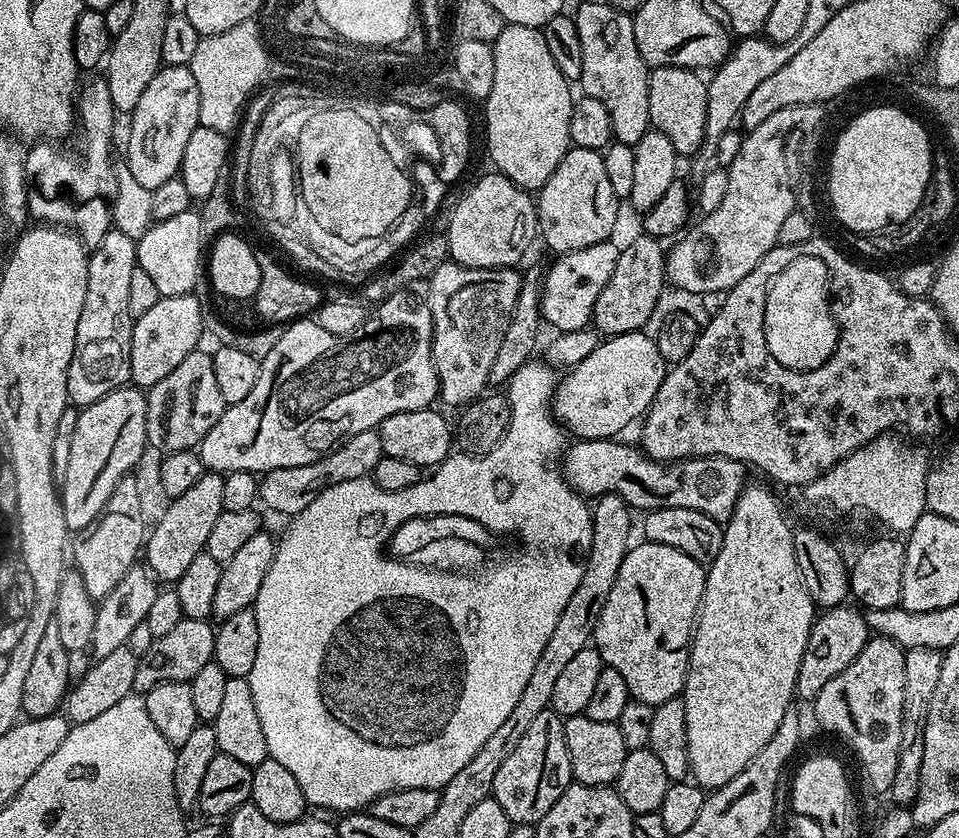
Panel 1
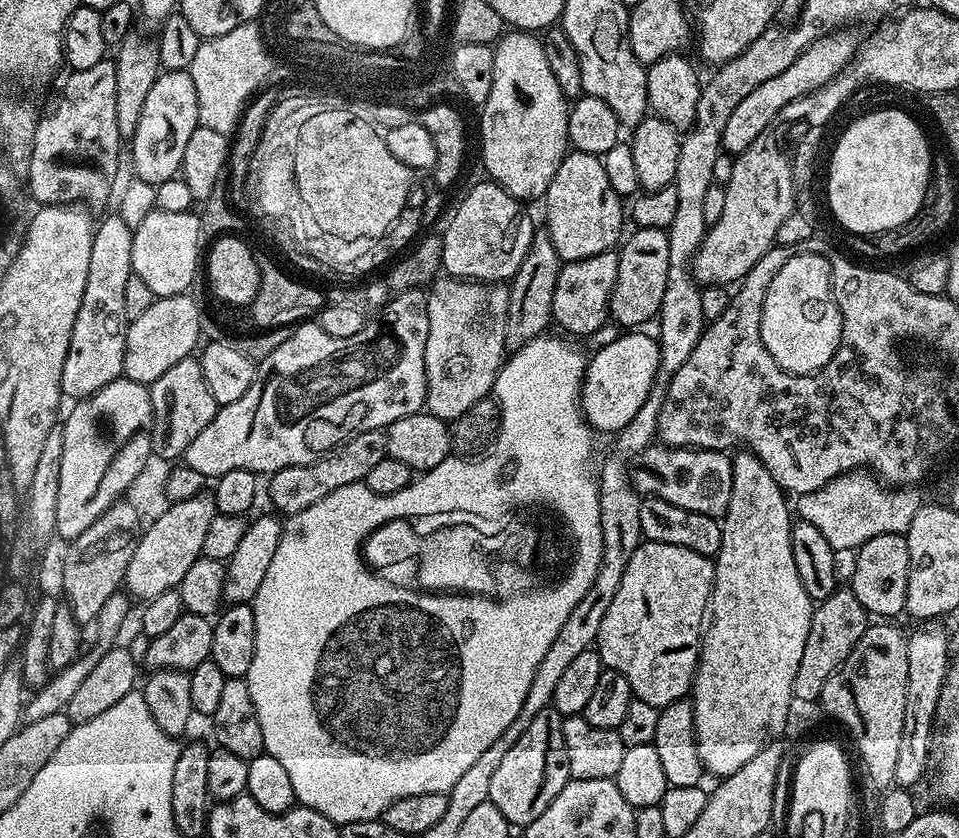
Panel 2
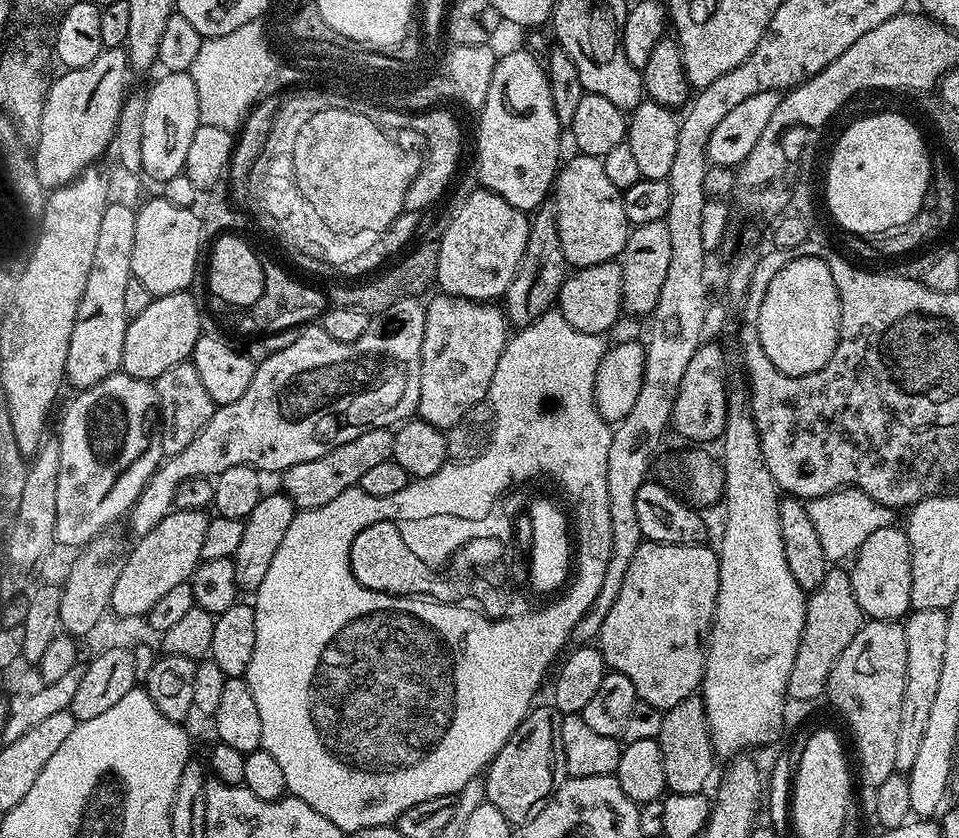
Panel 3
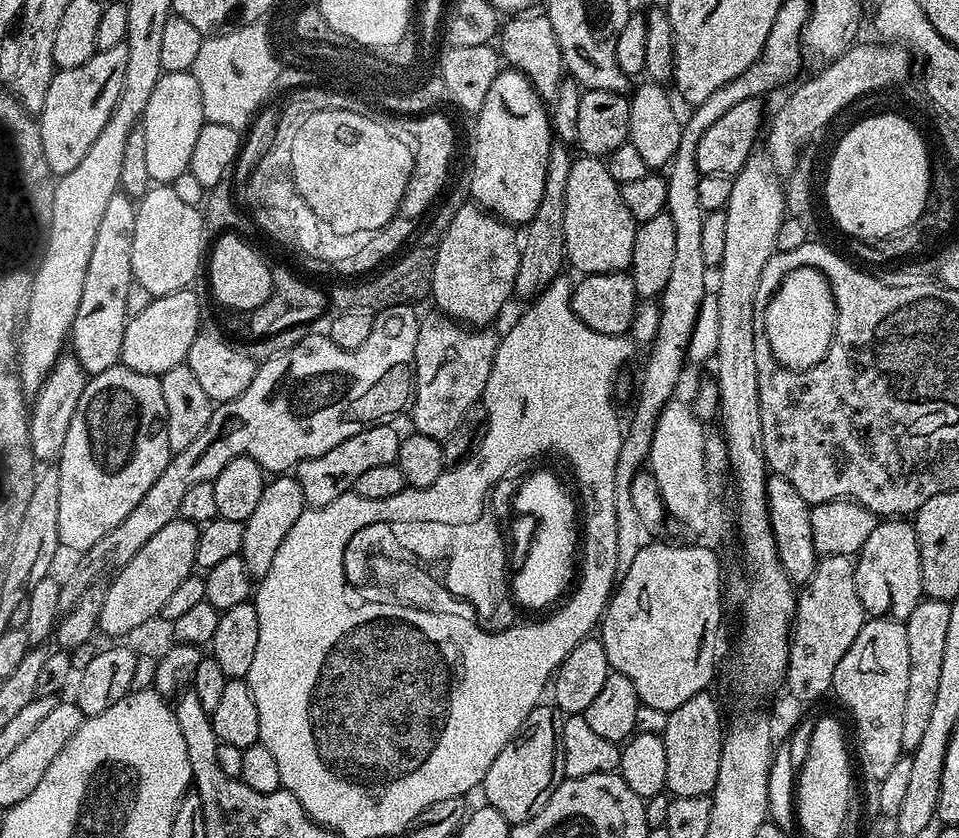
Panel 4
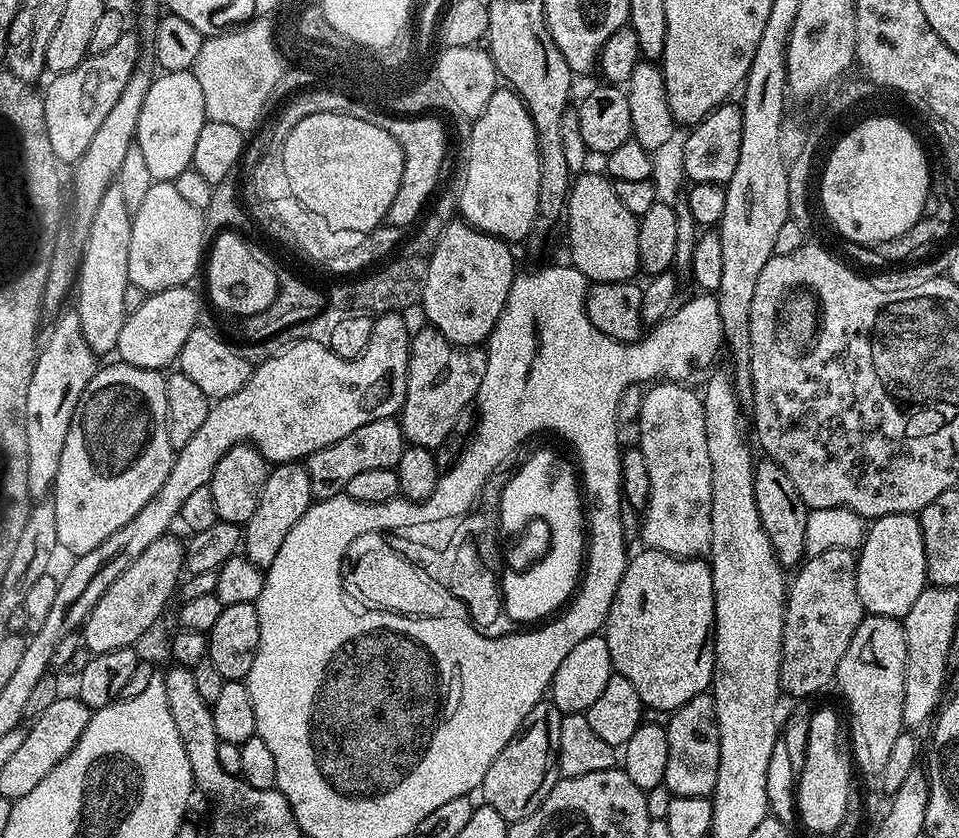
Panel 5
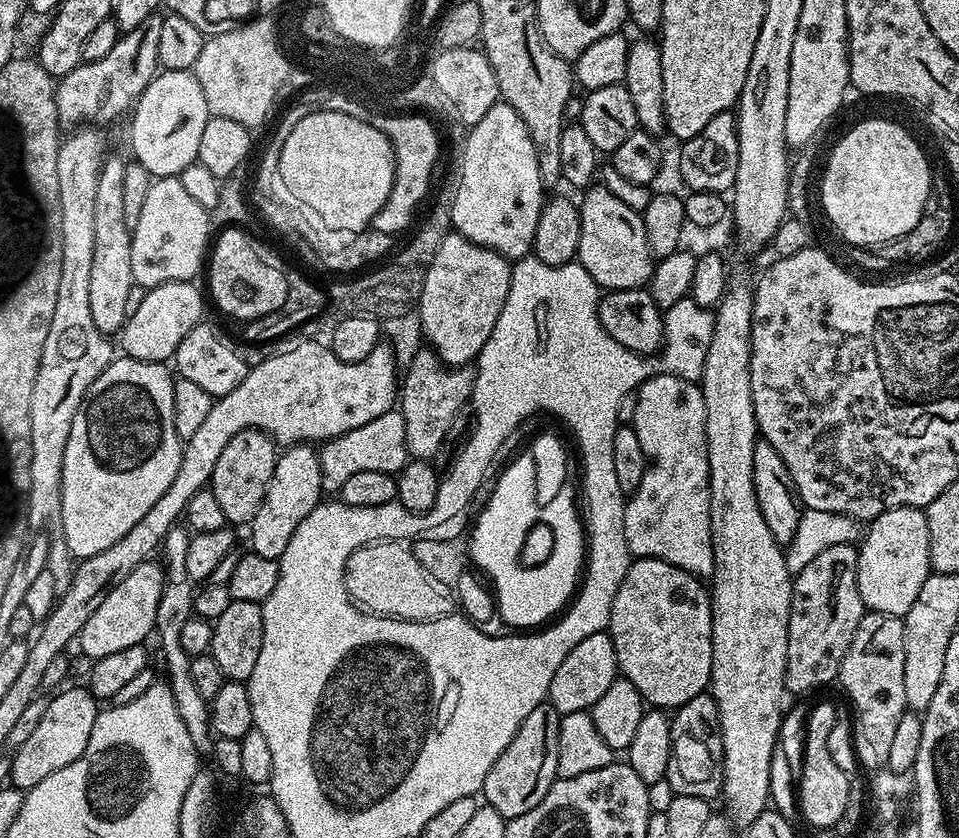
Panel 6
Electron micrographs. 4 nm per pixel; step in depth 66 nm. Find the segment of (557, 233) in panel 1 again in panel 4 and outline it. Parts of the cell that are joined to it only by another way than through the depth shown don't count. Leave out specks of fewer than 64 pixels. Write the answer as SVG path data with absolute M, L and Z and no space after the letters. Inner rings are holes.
M577 155L566 178L566 226L564 255L580 274L606 274L631 269L637 217L626 210L620 185L601 157Z

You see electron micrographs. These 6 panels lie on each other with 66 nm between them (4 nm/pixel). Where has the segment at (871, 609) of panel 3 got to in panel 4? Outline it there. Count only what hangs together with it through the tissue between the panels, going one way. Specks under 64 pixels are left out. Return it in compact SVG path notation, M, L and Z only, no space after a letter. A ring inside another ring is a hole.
M904 518L881 519L870 530L870 538L860 547L854 563L858 598L865 613L872 618L907 620L924 596L915 527Z

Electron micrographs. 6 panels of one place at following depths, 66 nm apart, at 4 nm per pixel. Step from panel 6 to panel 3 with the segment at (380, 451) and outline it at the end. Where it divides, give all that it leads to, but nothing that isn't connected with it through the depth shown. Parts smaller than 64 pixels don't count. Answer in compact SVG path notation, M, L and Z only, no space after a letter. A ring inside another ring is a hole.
M386 428L366 430L366 434L358 434L358 438L350 438L350 442L342 442L331 448L322 458L314 458L310 462L298 462L290 466L282 474L282 491L292 499L297 509L326 506L326 502L334 502L338 494L359 485L362 474L367 474L377 464L392 459L394 438Z

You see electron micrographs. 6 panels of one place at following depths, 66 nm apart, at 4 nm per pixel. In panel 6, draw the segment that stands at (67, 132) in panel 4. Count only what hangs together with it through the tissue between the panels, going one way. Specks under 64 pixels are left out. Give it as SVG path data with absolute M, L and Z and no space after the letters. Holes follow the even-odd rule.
M160 14L146 18L143 28L123 33L104 58L81 62L71 74L59 81L56 109L61 125L84 126L89 122L106 119L112 112L112 92L120 92L120 97L116 100L118 107L128 110L135 105L160 68L158 37L162 34L163 21L164 16Z

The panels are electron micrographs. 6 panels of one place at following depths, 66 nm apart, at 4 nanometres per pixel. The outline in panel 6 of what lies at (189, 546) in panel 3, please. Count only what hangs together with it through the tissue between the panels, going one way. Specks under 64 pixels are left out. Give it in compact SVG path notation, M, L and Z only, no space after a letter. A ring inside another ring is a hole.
M155 559L144 560L106 598L102 598L102 606L90 614L86 626L82 626L78 637L78 645L89 656L89 661L106 658L106 654L115 654L117 650L126 650L126 646L144 644L147 636L153 635L158 614L158 598L162 598L164 585L164 565Z

